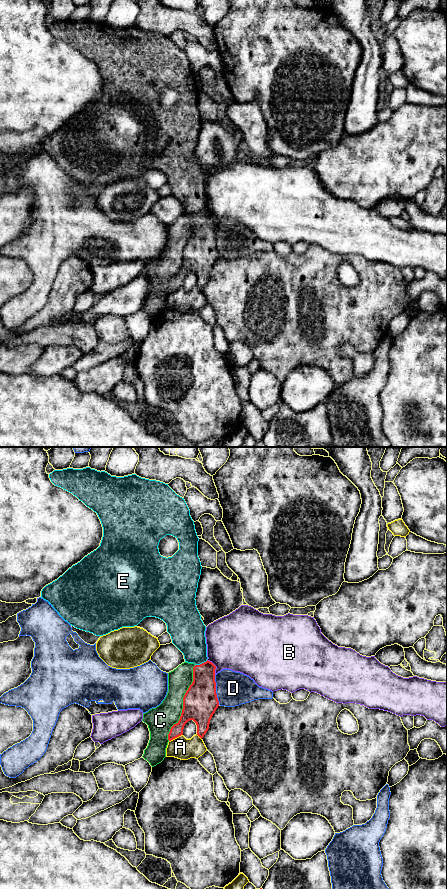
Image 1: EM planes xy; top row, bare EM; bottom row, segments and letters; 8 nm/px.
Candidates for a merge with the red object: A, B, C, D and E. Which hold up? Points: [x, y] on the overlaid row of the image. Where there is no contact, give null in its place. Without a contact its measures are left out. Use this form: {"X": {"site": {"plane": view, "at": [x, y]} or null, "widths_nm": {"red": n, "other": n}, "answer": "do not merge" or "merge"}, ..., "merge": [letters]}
{"A": {"site": {"plane": "xy", "at": [175, 737]}, "widths_nm": {"red": 140, "other": 170}, "answer": "do not merge"}, "B": {"site": {"plane": "xy", "at": [215, 666]}, "widths_nm": {"red": 220, "other": 440}, "answer": "do not merge"}, "C": {"site": {"plane": "xy", "at": [183, 703]}, "widths_nm": {"red": 280, "other": 200}, "answer": "do not merge"}, "D": {"site": {"plane": "xy", "at": [215, 690]}, "widths_nm": {"red": 280, "other": 280}, "answer": "do not merge"}, "E": {"site": {"plane": "xy", "at": [202, 663]}, "widths_nm": {"red": 240, "other": 260}, "answer": "merge"}, "merge": ["E"]}

